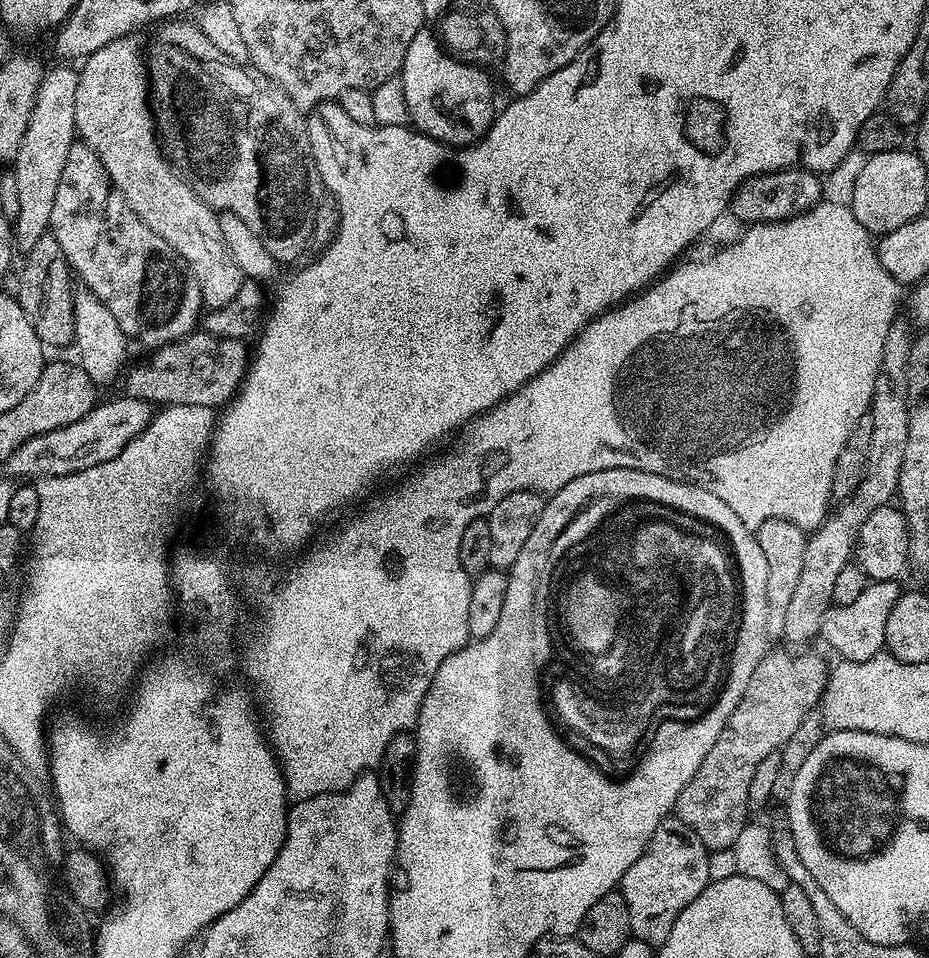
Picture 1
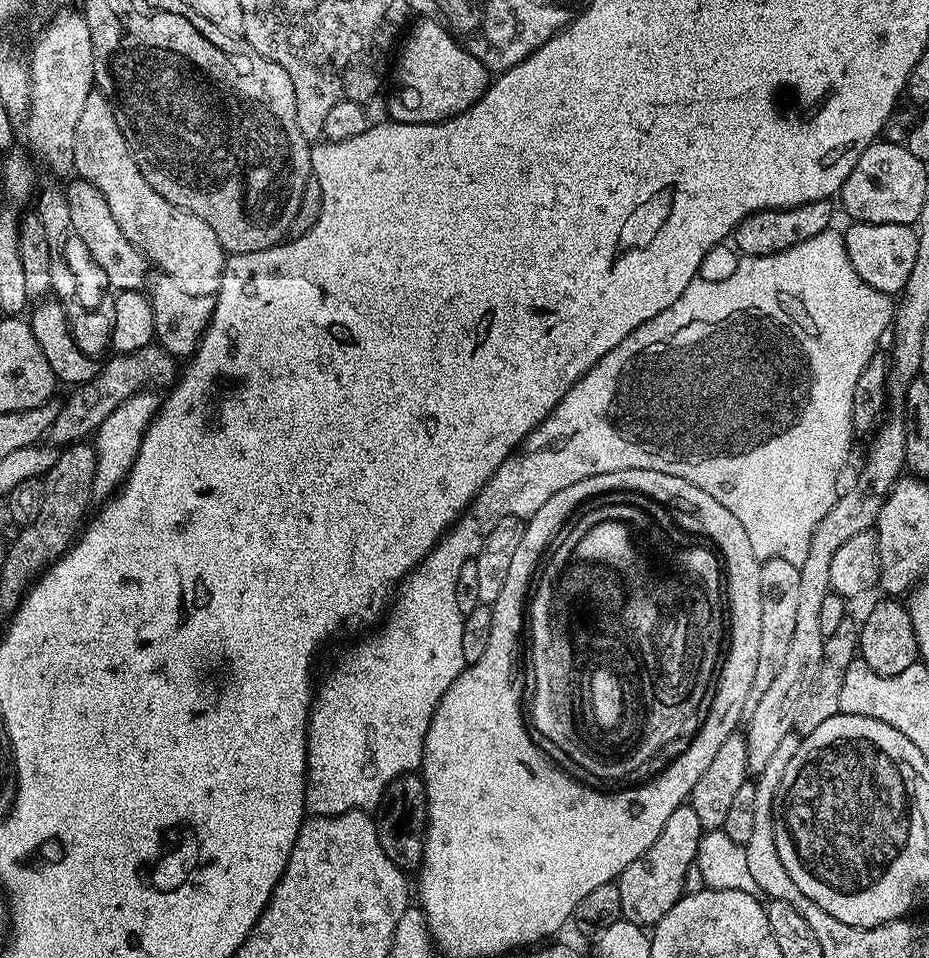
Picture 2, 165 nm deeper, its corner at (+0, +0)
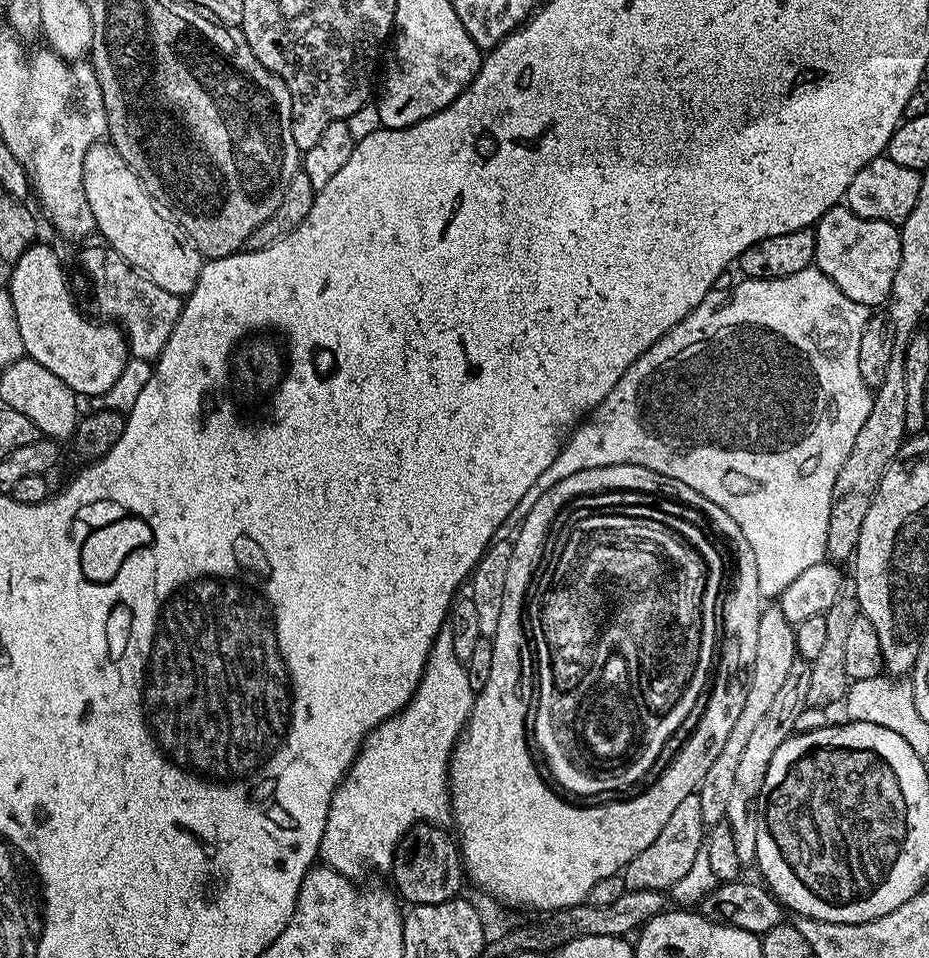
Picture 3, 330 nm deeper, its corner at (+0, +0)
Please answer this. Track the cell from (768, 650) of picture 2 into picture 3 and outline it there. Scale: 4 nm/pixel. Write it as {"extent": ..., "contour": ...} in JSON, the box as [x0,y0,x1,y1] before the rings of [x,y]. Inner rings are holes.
{"extent":[698,602,798,825],"contour":[[[772,602],[769,606],[761,607],[758,618],[758,642],[754,650],[754,662],[750,669],[750,675],[746,683],[746,706],[742,706],[742,714],[738,714],[734,721],[730,734],[726,737],[726,743],[722,745],[722,751],[718,758],[706,770],[706,778],[702,778],[698,789],[698,803],[702,806],[702,818],[705,825],[721,823],[726,817],[726,805],[730,802],[730,793],[734,787],[734,777],[738,771],[738,761],[742,759],[742,753],[750,739],[750,733],[756,729],[758,721],[766,714],[766,709],[774,703],[774,697],[778,695],[778,689],[790,678],[790,666],[798,658],[796,655],[796,630],[794,625],[787,620],[780,609],[779,603]]]}

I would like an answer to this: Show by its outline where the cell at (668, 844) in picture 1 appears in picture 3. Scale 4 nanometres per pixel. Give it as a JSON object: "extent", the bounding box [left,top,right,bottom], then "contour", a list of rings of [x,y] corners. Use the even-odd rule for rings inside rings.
{"extent":[622,792,706,893],"contour":[[[696,792],[686,794],[682,802],[670,814],[666,821],[666,826],[662,826],[662,831],[642,854],[638,854],[631,862],[624,867],[622,873],[624,878],[625,889],[633,888],[634,890],[658,890],[667,893],[688,871],[693,864],[694,858],[702,851],[702,845],[706,840],[706,825],[702,818],[702,806],[698,803]]]}

